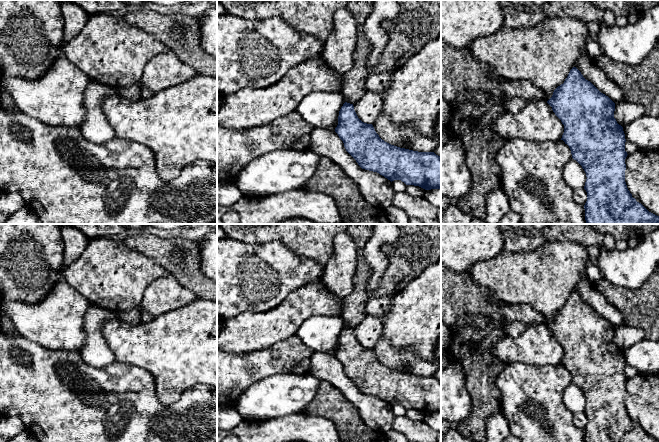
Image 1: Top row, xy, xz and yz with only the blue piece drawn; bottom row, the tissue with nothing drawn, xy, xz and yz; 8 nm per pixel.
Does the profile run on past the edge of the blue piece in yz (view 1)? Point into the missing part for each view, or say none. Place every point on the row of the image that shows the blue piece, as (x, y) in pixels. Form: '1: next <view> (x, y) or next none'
1: next none

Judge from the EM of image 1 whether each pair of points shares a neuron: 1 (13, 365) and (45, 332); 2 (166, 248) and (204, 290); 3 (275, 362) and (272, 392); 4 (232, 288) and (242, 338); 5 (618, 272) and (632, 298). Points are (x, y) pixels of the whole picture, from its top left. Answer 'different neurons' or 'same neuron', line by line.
1: different neurons
2: same neuron
3: different neurons
4: different neurons
5: different neurons

